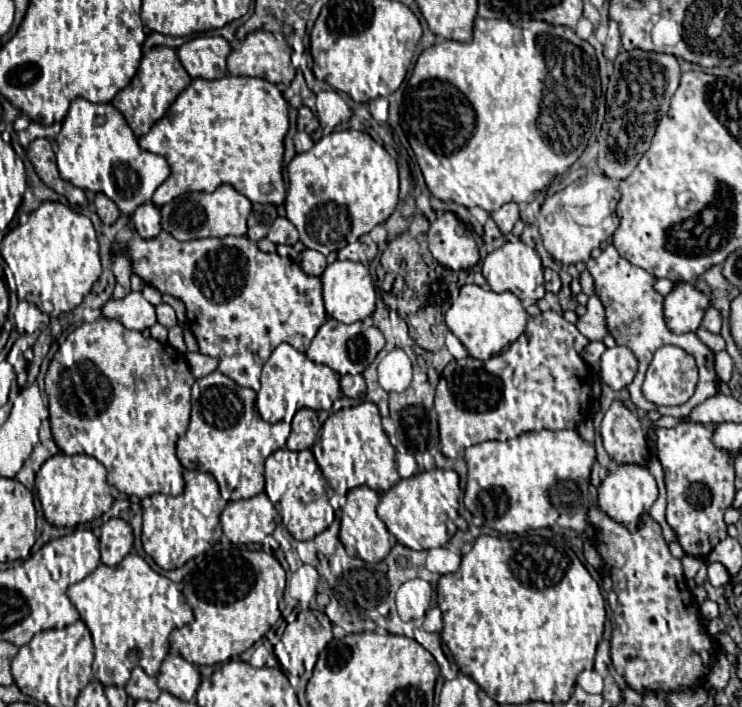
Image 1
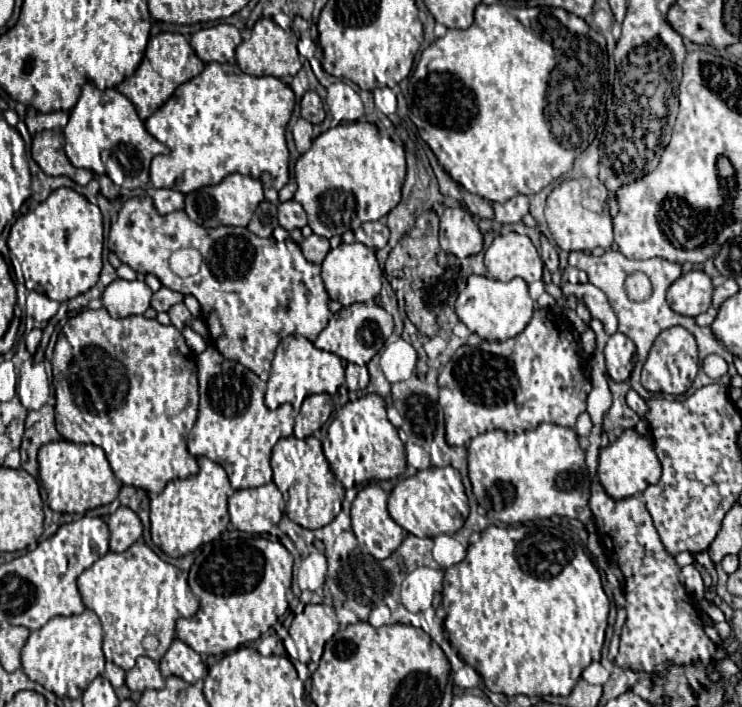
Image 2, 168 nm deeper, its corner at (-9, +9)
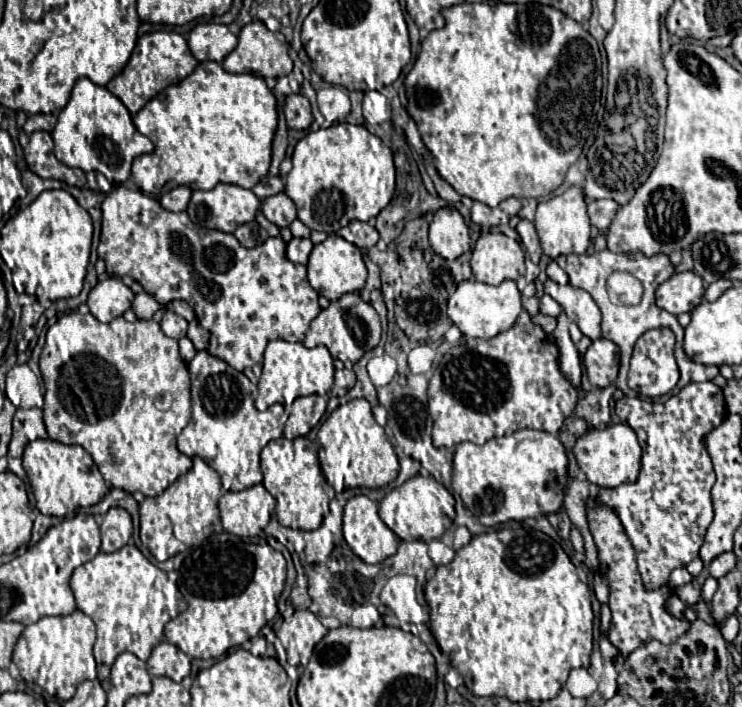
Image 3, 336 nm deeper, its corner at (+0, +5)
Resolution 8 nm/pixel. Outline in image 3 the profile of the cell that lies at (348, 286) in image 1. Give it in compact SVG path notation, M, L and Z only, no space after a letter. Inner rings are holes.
M331 235L323 243L315 245L307 263L307 279L311 287L327 297L329 301L337 301L337 297L343 297L345 293L355 293L365 287L367 281L367 267L363 261L361 249L357 249L353 243L345 241L343 237Z

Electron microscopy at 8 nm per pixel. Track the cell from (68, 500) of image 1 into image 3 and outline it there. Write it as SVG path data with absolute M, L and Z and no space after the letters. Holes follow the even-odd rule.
M51 439L31 441L23 453L23 467L37 501L37 509L43 515L65 517L81 507L97 505L109 491L95 461L79 445L63 445Z

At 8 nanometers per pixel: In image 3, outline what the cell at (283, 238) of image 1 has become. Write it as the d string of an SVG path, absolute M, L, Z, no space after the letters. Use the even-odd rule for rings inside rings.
M279 193L263 201L263 215L277 227L289 227L297 219L297 209L285 193Z

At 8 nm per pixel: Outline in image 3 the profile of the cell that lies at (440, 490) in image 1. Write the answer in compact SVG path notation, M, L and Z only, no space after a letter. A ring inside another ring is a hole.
M415 475L409 481L405 481L401 487L389 491L383 501L379 503L379 517L383 523L403 541L433 541L439 539L445 529L455 519L455 499L445 489L443 483L435 481L433 477L421 477Z

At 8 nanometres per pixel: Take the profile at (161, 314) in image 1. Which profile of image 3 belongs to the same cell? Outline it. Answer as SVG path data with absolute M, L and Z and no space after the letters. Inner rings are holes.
M167 309L167 313L161 319L161 329L163 329L163 333L167 337L181 339L185 335L185 331L187 331L187 321L183 317L179 317L177 313L173 313L173 311Z

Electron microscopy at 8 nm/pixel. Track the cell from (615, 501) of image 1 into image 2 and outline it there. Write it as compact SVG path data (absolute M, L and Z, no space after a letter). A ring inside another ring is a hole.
M636 429L622 431L608 447L600 449L598 457L598 481L610 493L610 497L630 497L634 493L642 493L648 487L646 479L658 479L662 473L660 461L654 451L654 443L650 437L640 435Z

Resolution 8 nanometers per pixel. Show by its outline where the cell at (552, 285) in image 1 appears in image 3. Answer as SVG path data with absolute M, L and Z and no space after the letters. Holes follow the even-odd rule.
M521 219L521 223L517 225L517 233L519 233L521 243L527 249L531 261L533 263L539 263L539 259L543 255L543 249L541 249L541 243L539 243L539 237L537 237L537 231L535 231L535 225L531 221Z

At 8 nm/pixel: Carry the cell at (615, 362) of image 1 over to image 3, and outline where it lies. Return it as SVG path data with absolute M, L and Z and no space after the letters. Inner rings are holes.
M597 339L591 343L583 357L587 377L595 387L607 387L615 383L619 371L619 349L609 339Z

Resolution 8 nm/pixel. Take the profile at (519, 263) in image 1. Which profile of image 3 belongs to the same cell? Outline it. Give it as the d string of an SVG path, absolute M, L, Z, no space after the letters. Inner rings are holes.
M487 233L475 243L471 269L475 279L487 285L499 285L505 279L517 281L525 275L525 253L515 239L503 233Z

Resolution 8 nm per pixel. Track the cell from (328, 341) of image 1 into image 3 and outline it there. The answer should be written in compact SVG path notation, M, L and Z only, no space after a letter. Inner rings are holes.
M347 293L339 301L331 301L331 305L313 319L303 345L305 347L323 345L329 349L333 359L357 363L367 351L377 347L379 339L381 339L381 323L375 309L369 303L365 303L359 297L359 293Z

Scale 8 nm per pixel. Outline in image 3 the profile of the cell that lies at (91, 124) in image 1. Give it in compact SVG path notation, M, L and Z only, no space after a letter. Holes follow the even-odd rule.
M87 77L75 83L73 95L59 113L59 121L51 135L55 141L55 157L61 163L83 171L103 173L113 185L129 179L131 165L137 155L153 153L155 149L153 143L135 129L127 107L113 93L91 83Z

